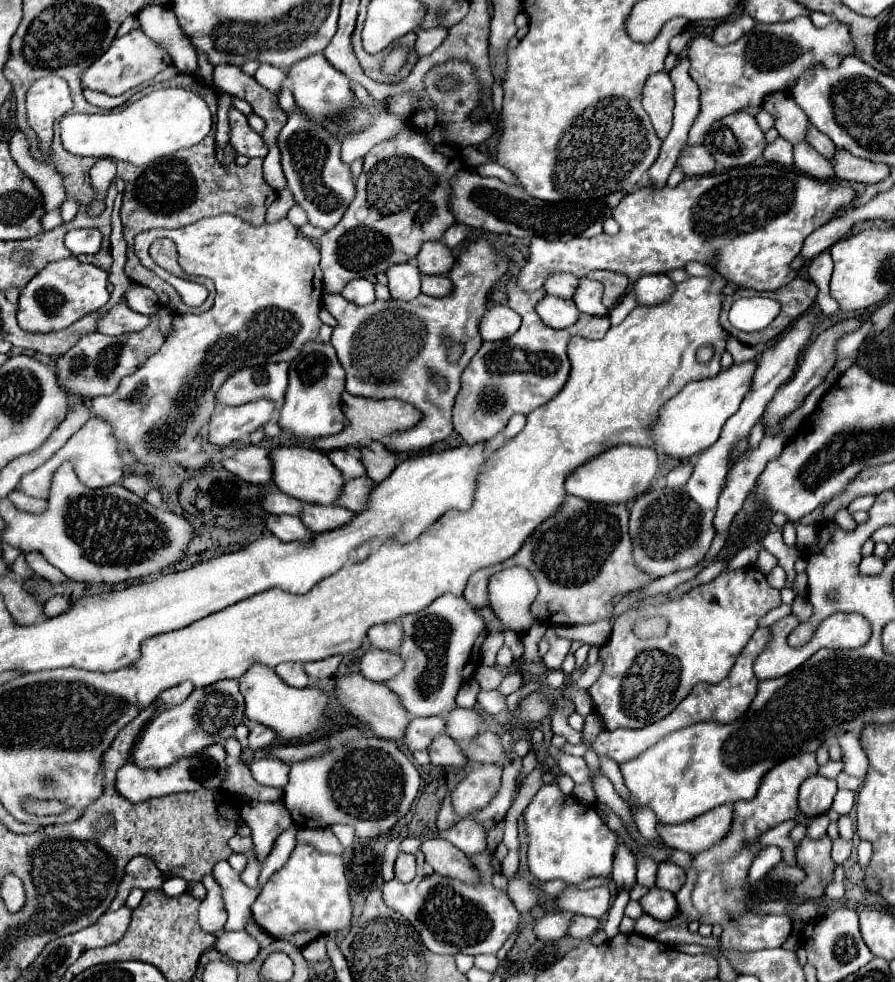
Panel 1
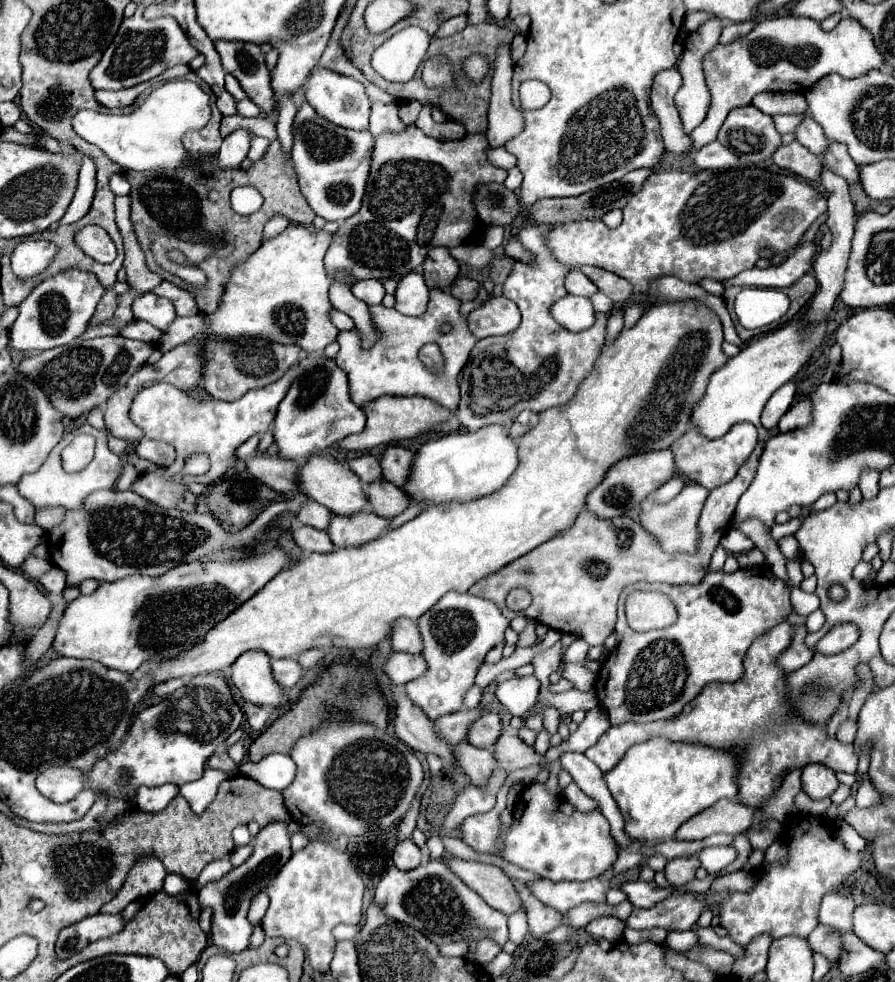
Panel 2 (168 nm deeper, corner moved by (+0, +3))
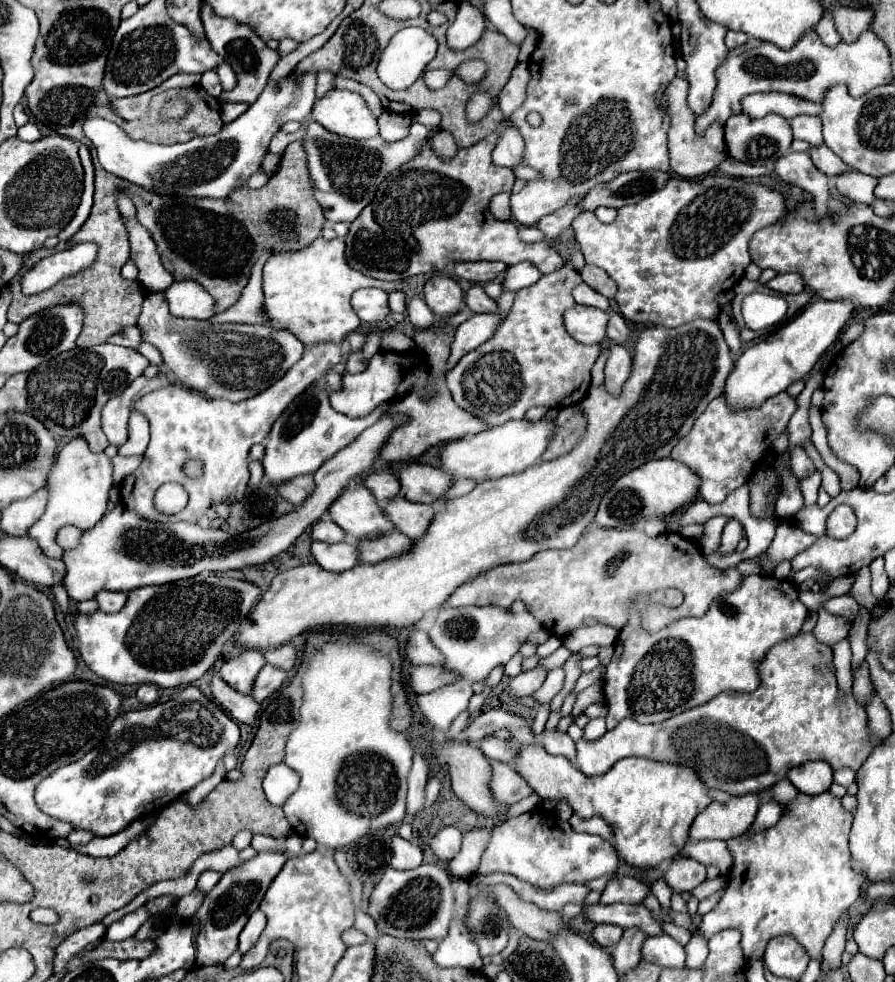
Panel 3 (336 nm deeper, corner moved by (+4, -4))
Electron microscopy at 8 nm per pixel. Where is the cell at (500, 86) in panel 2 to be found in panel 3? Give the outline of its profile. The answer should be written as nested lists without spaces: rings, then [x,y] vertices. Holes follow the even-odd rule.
[[[514,123],[506,125],[498,137],[498,143],[492,151],[492,161],[500,167],[514,167],[522,163],[522,149],[524,141],[520,131],[514,127]]]

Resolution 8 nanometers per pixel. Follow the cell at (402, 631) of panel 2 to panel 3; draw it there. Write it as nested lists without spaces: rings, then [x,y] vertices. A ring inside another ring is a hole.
[[[414,629],[408,637],[406,643],[406,661],[412,665],[440,665],[440,651],[436,651],[436,647],[432,647],[428,635],[420,629]]]

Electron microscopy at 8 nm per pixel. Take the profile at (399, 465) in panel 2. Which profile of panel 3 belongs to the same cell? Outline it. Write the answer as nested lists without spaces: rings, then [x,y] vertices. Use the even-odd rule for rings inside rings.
[[[408,463],[396,477],[400,481],[402,495],[414,503],[434,503],[450,485],[448,475],[422,463]]]

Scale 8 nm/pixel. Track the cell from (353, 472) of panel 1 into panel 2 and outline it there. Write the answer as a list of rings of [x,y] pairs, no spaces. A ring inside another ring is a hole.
[[[370,454],[352,458],[352,460],[348,460],[348,464],[350,464],[352,472],[356,472],[364,484],[372,484],[374,480],[382,478],[382,468],[378,464],[378,458],[374,458]]]

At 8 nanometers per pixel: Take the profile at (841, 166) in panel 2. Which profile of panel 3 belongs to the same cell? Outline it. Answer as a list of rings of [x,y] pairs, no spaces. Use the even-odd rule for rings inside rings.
[[[848,171],[848,173],[840,173],[834,177],[836,189],[846,195],[848,199],[854,199],[856,203],[862,205],[870,205],[874,201],[874,187],[876,187],[876,179],[864,173],[856,173],[856,171]]]

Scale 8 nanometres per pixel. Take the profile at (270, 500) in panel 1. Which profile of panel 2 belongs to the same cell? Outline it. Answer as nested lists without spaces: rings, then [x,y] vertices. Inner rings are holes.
[[[310,500],[308,504],[304,504],[304,506],[300,508],[300,512],[296,514],[296,518],[298,518],[302,524],[306,524],[306,526],[312,526],[312,528],[318,528],[318,530],[328,530],[332,512],[328,512],[328,508],[324,508],[322,504]]]

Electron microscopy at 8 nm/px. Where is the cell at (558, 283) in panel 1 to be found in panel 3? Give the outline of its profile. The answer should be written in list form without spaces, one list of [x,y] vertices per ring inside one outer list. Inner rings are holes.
[[[586,283],[576,285],[572,295],[574,295],[574,301],[580,305],[592,305],[592,307],[598,307],[602,311],[606,311],[610,307],[610,301],[604,299],[604,295],[598,295],[594,289],[590,289]]]

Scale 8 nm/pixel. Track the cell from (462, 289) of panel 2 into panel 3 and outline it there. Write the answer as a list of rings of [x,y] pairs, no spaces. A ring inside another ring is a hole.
[[[472,285],[466,295],[464,295],[464,305],[468,309],[472,309],[474,313],[488,313],[488,311],[494,311],[496,309],[496,303],[494,299],[490,299],[480,285]]]

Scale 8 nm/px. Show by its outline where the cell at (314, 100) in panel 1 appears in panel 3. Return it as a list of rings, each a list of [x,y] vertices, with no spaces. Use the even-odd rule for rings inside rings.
[[[332,89],[316,99],[312,119],[328,131],[350,139],[370,139],[378,135],[376,117],[364,99],[348,89]]]

